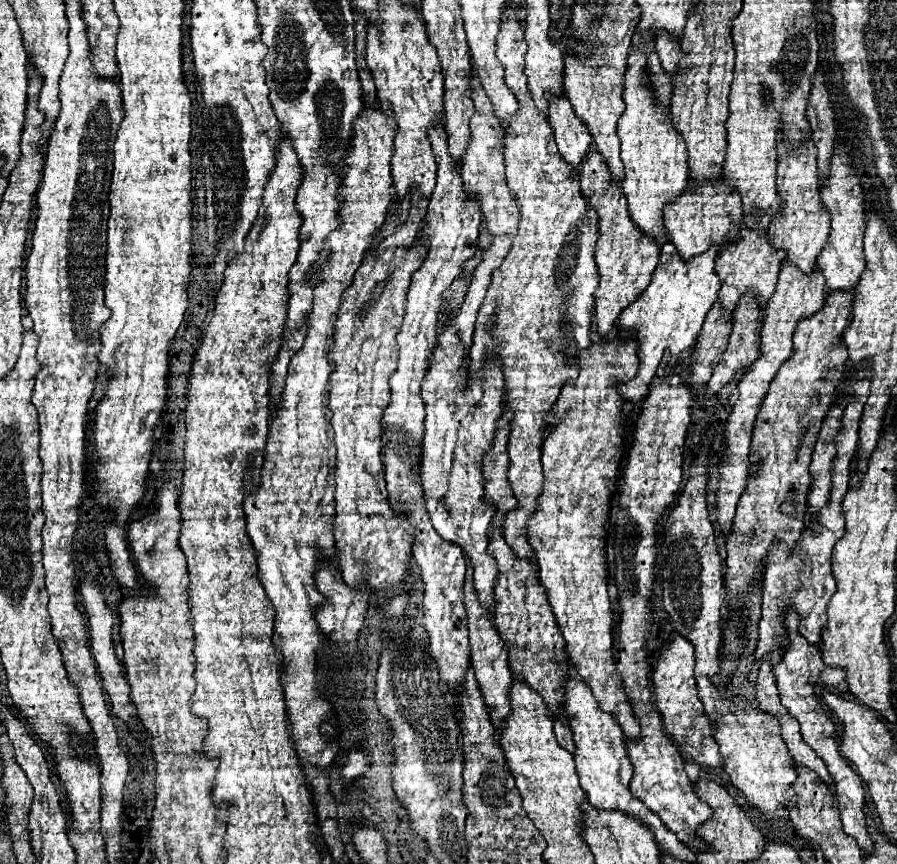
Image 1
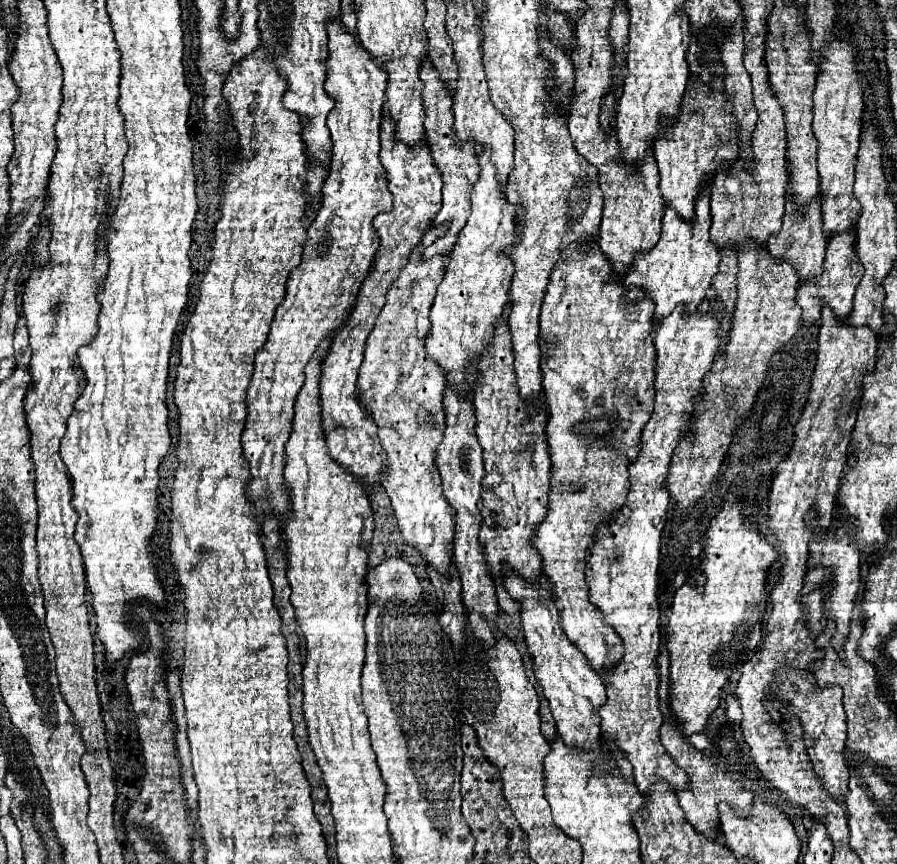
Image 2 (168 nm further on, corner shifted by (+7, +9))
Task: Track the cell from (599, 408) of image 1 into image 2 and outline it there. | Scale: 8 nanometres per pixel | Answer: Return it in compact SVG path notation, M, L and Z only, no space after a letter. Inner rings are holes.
M597 241L587 253L579 251L579 245L573 243L561 251L561 259L555 265L551 275L549 289L545 293L541 309L541 337L545 343L545 357L541 361L543 371L543 389L547 401L547 445L551 455L551 493L547 503L547 517L537 525L531 545L539 551L543 573L553 585L553 601L559 609L561 627L565 635L577 645L579 651L587 657L589 665L597 675L611 671L623 657L621 637L613 627L601 619L601 613L589 601L585 565L587 565L587 547L593 543L597 525L607 521L611 511L623 507L629 485L629 453L631 459L637 455L639 435L643 425L649 421L653 409L653 367L655 367L655 347L653 347L653 301L643 297L639 289L627 291L623 283L611 281L611 265L599 253ZM595 419L609 419L611 431L607 435L585 433L581 427L587 427ZM563 483L573 483L575 489L567 491Z

